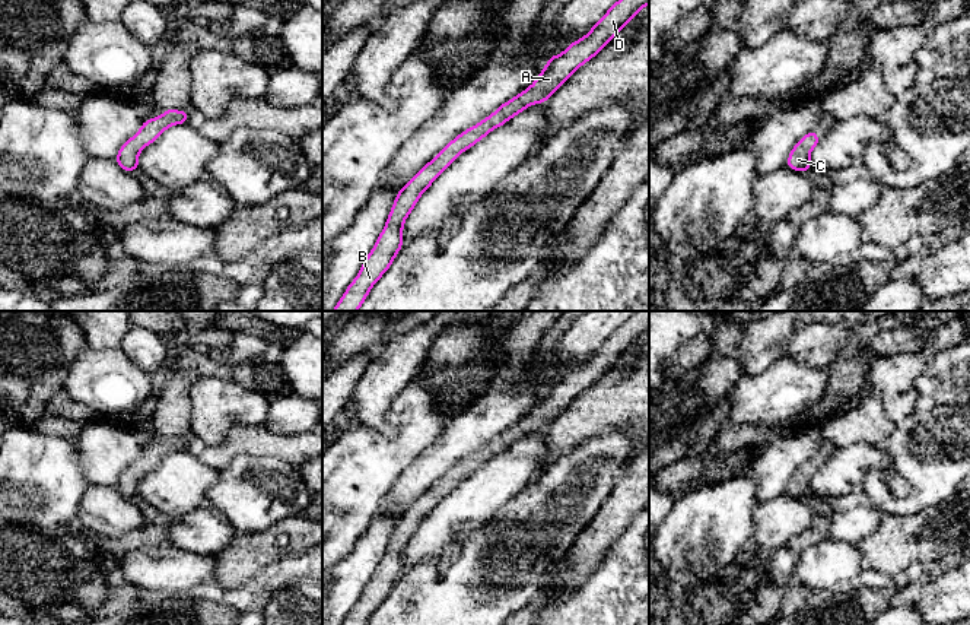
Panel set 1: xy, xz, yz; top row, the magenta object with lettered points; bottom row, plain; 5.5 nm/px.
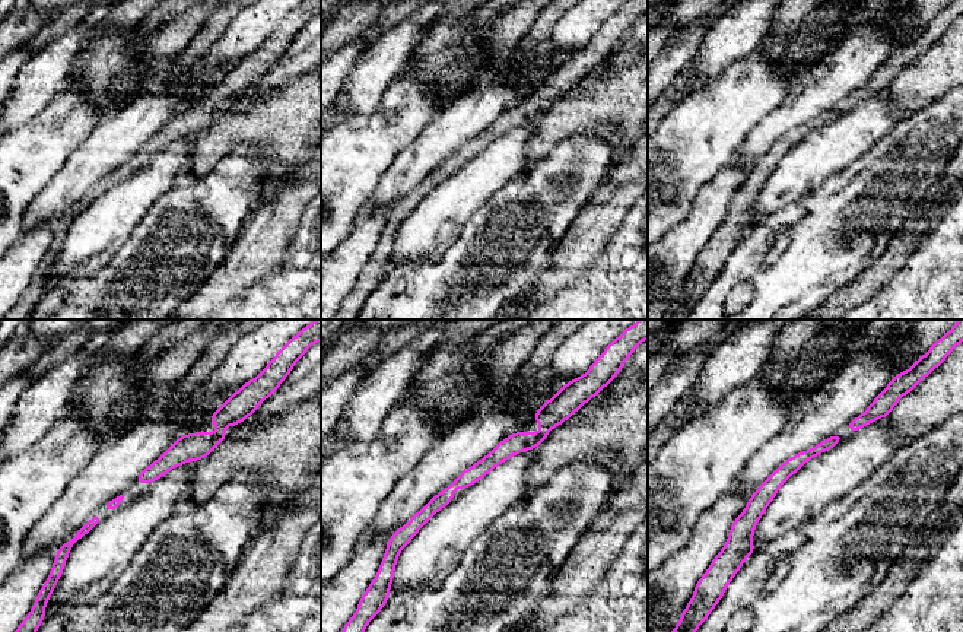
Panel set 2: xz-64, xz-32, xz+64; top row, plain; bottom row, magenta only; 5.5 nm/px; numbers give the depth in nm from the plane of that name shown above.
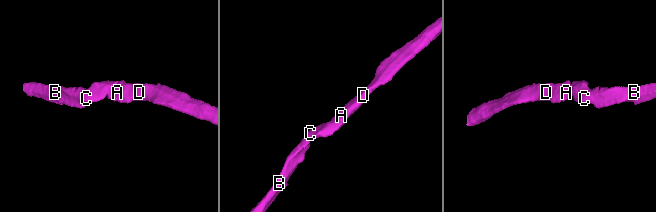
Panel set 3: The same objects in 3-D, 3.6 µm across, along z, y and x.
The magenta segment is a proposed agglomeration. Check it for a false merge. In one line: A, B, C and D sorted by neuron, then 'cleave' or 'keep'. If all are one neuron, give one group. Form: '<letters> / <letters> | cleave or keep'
A B C D | keep

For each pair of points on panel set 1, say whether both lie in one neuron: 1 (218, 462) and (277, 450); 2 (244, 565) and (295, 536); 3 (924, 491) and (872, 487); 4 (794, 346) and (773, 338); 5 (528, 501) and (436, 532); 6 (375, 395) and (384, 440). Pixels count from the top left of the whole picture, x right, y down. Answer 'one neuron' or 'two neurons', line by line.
1: one neuron
2: one neuron
3: one neuron
4: two neurons
5: two neurons
6: two neurons

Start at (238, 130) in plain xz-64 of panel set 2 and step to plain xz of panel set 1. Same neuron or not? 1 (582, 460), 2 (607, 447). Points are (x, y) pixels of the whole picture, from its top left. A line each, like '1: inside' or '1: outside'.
1: outside
2: outside

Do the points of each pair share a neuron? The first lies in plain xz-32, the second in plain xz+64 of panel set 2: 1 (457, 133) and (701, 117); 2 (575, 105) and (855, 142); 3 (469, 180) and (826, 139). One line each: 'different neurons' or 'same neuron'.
1: different neurons
2: different neurons
3: same neuron

